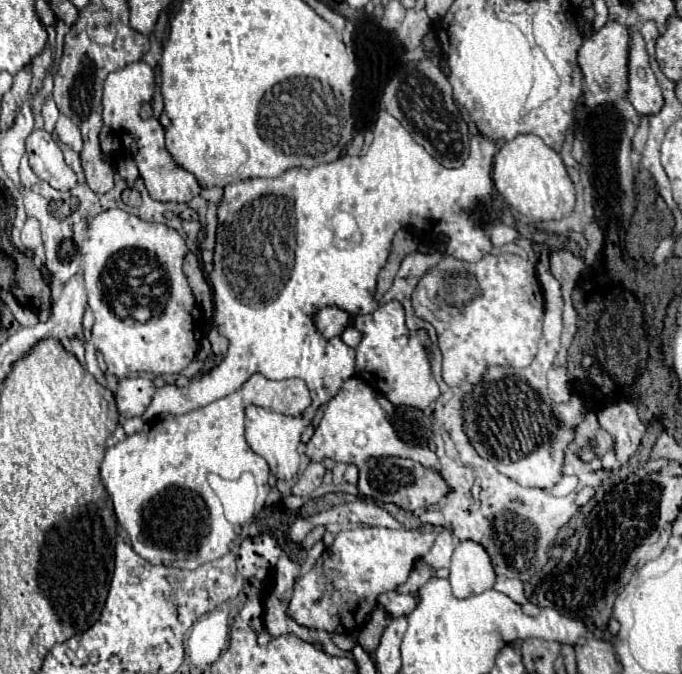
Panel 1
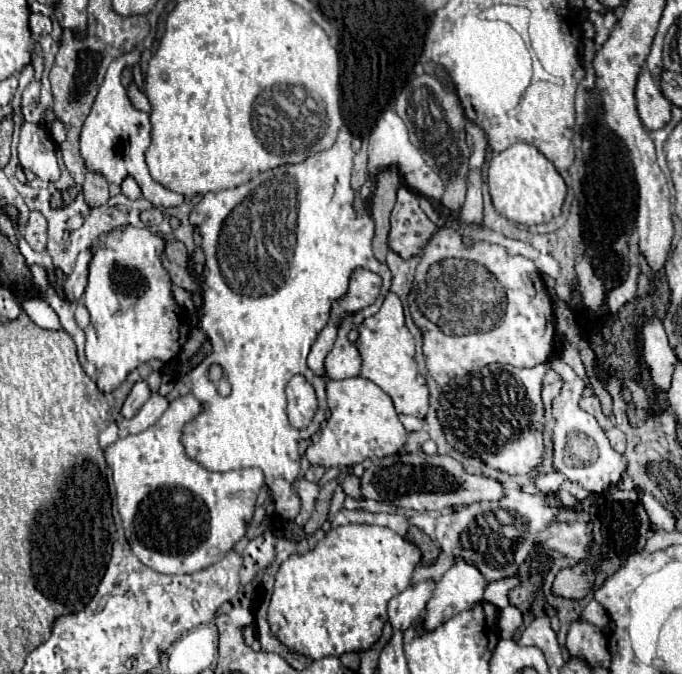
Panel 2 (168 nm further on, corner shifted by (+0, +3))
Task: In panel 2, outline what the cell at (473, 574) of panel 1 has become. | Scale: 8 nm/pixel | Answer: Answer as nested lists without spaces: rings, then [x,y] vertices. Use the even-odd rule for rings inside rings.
[[[457,558],[439,580],[433,598],[427,602],[423,626],[427,630],[433,630],[461,610],[481,602],[485,586],[487,580],[483,574],[479,574],[479,568],[463,562],[463,558]]]

